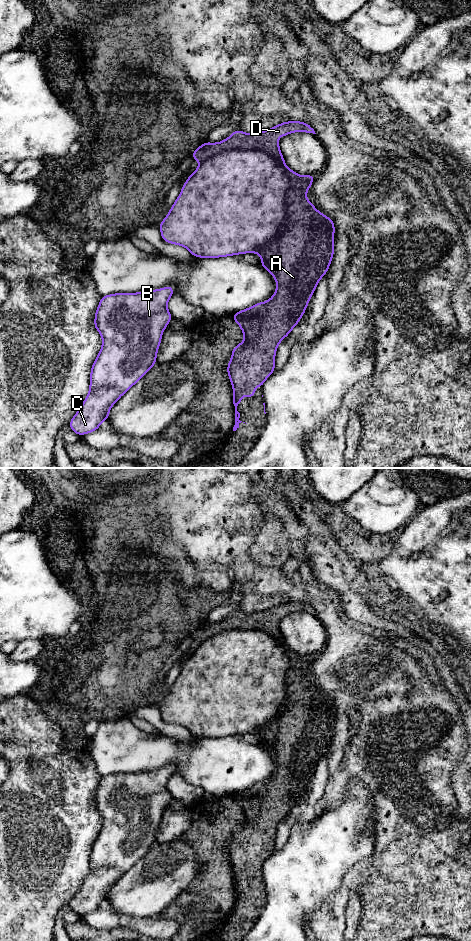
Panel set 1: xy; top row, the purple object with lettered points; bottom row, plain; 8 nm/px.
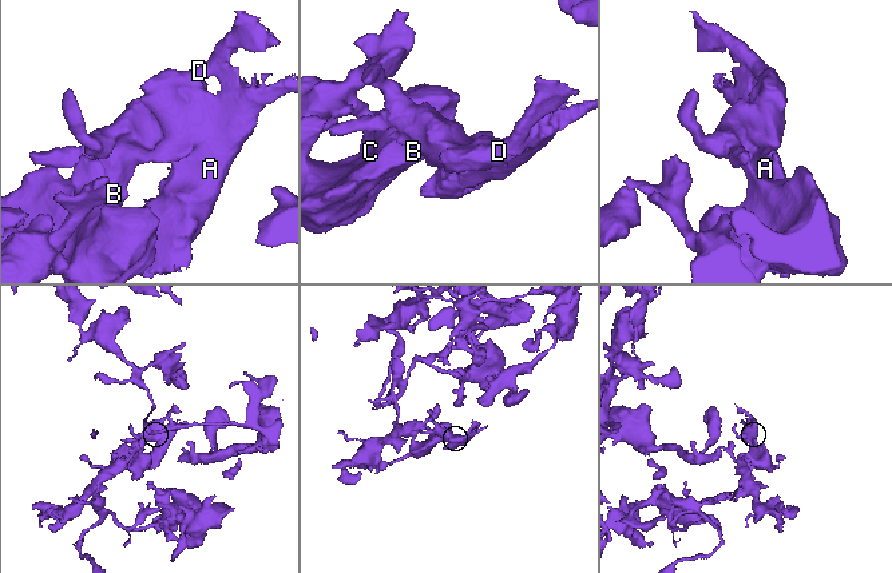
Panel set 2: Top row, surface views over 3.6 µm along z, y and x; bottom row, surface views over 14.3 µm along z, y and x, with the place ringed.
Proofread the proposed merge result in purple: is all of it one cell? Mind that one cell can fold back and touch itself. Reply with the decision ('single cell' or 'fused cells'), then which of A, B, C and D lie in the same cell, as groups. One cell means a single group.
fused cells | A D / B C

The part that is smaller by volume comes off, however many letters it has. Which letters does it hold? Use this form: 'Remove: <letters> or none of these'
Remove: A, D

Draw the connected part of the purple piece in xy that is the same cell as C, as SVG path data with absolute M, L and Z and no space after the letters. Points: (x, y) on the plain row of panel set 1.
M167 765L156 770L102 776L94 799L95 809L102 816L102 828L91 848L89 873L69 902L71 910L78 916L98 910L103 901L108 901L111 887L156 844L163 811L173 799L167 783L174 773L175 770Z

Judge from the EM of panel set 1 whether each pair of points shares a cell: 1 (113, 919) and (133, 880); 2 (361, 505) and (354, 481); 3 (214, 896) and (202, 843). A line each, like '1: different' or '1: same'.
1: different
2: different
3: same

